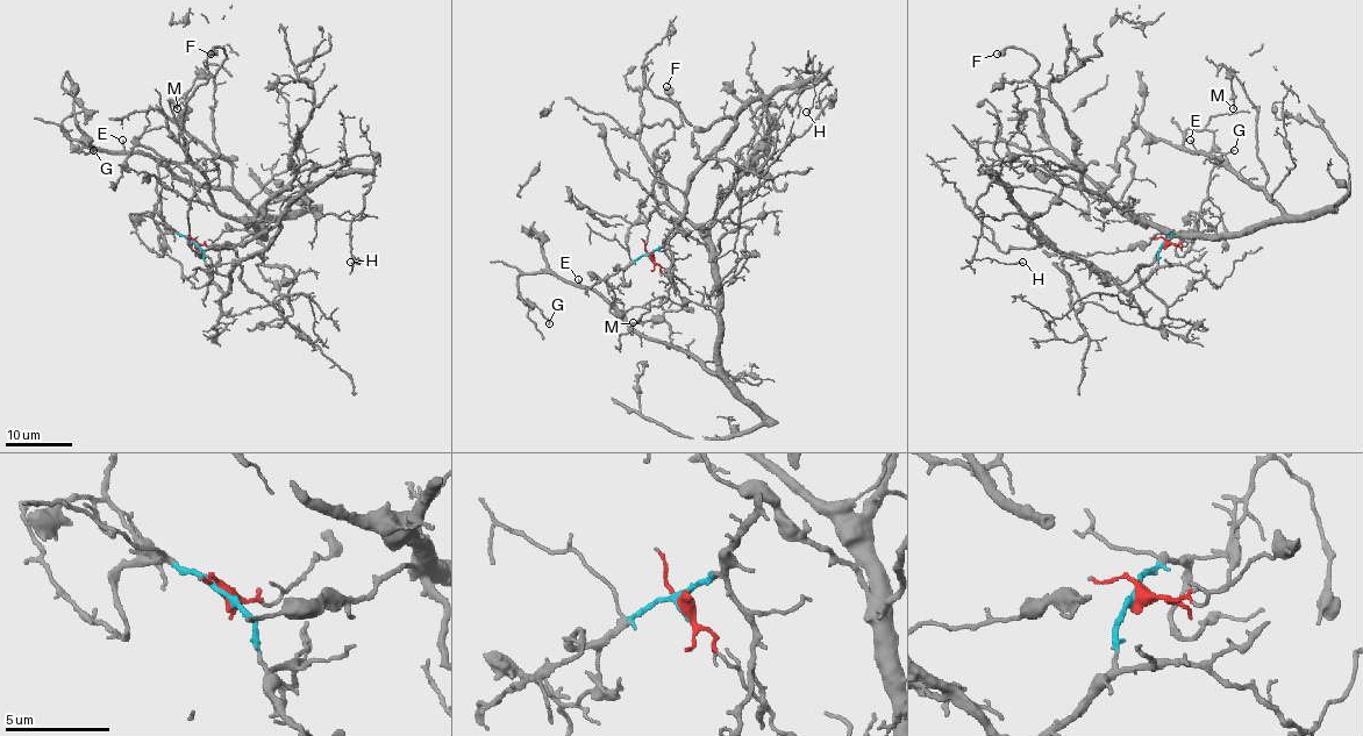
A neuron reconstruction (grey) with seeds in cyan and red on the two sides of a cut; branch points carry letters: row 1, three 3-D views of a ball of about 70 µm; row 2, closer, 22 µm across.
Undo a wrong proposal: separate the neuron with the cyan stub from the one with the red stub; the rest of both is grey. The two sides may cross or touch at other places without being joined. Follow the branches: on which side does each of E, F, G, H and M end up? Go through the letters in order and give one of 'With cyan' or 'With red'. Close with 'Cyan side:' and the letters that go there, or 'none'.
E: With red
F: With red
G: With red
H: With cyan
M: With red
Cyan side: H

